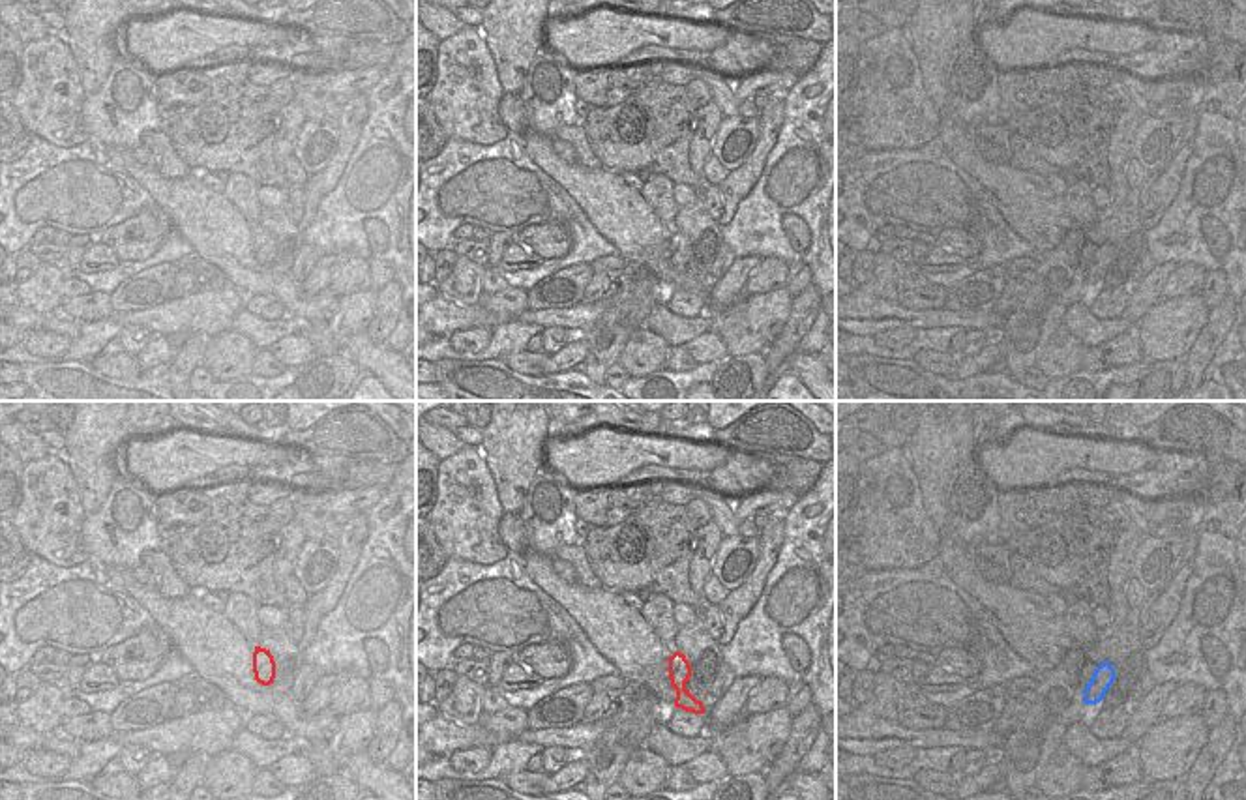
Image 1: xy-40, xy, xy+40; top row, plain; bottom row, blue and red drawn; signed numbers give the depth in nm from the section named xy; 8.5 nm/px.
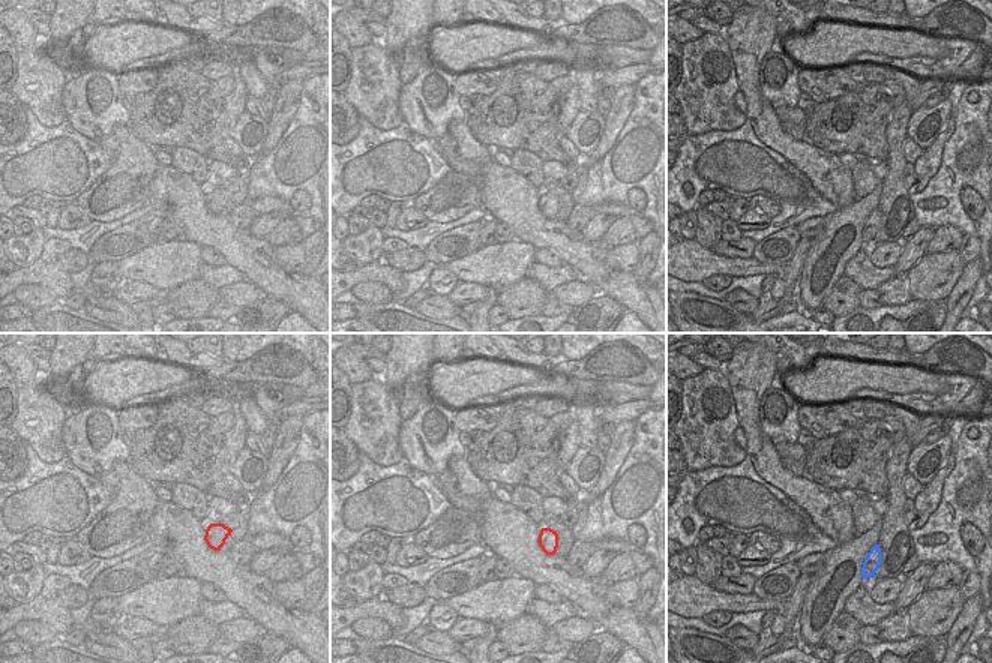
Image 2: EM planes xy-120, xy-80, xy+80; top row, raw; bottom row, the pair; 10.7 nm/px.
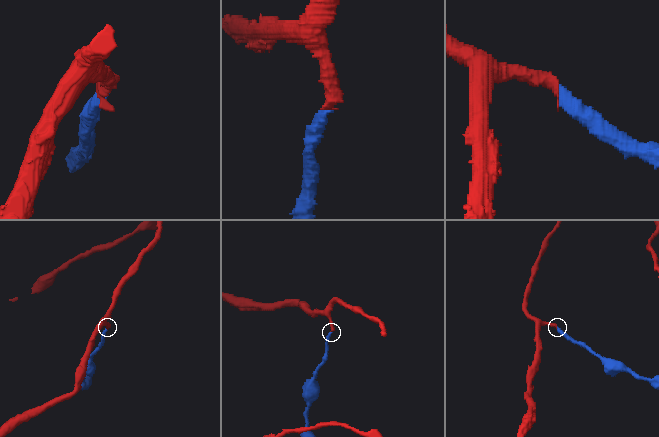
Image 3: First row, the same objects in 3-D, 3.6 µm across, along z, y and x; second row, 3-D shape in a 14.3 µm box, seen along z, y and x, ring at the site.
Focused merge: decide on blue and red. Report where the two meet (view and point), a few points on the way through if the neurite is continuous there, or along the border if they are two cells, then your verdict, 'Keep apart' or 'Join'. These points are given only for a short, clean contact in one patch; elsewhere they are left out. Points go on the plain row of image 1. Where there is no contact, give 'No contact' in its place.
No contact. Join.

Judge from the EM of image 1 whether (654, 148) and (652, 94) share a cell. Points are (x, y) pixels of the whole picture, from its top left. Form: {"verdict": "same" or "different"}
{"verdict": "same"}

